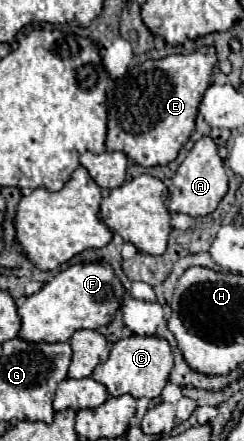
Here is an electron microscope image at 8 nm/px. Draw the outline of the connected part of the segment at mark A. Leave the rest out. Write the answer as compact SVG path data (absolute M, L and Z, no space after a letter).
M201 138L195 142L183 164L177 168L175 176L171 178L169 184L169 196L167 196L167 210L171 214L187 214L191 218L197 216L207 216L211 214L223 196L227 194L227 174L223 160L217 154L217 146L211 138Z

